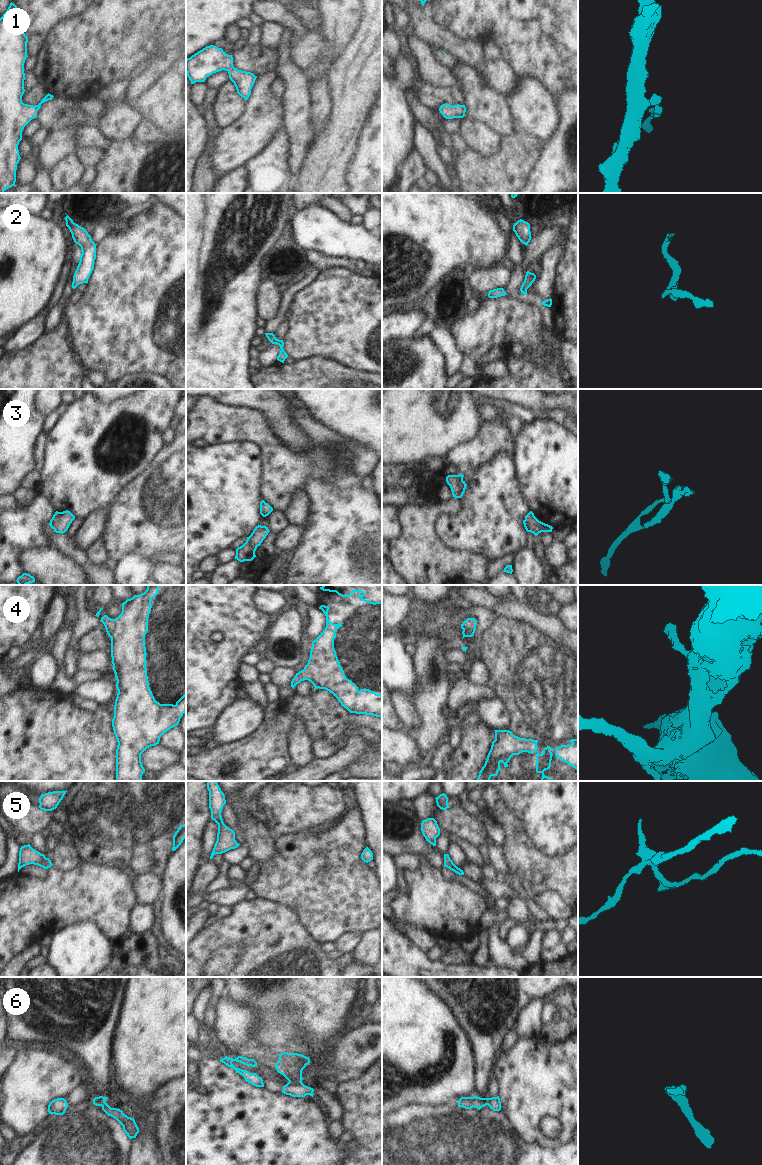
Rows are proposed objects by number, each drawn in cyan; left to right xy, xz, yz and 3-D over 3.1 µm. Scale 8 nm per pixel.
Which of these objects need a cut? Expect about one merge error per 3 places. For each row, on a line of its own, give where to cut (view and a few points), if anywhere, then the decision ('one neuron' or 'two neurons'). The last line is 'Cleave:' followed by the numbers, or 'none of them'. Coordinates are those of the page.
1: no cut | one neuron
2: no cut | one neuron
3: no cut | one neuron
4: no cut | one neuron
5: no cut | one neuron
6: xz (289, 1081), (301, 1082) | two neurons
Cleave: 6

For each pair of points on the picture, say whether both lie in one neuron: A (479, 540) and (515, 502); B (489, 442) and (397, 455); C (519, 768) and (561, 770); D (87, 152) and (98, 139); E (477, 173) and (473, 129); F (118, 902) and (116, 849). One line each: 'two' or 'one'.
A: one
B: two
C: one
D: two
E: two
F: two

